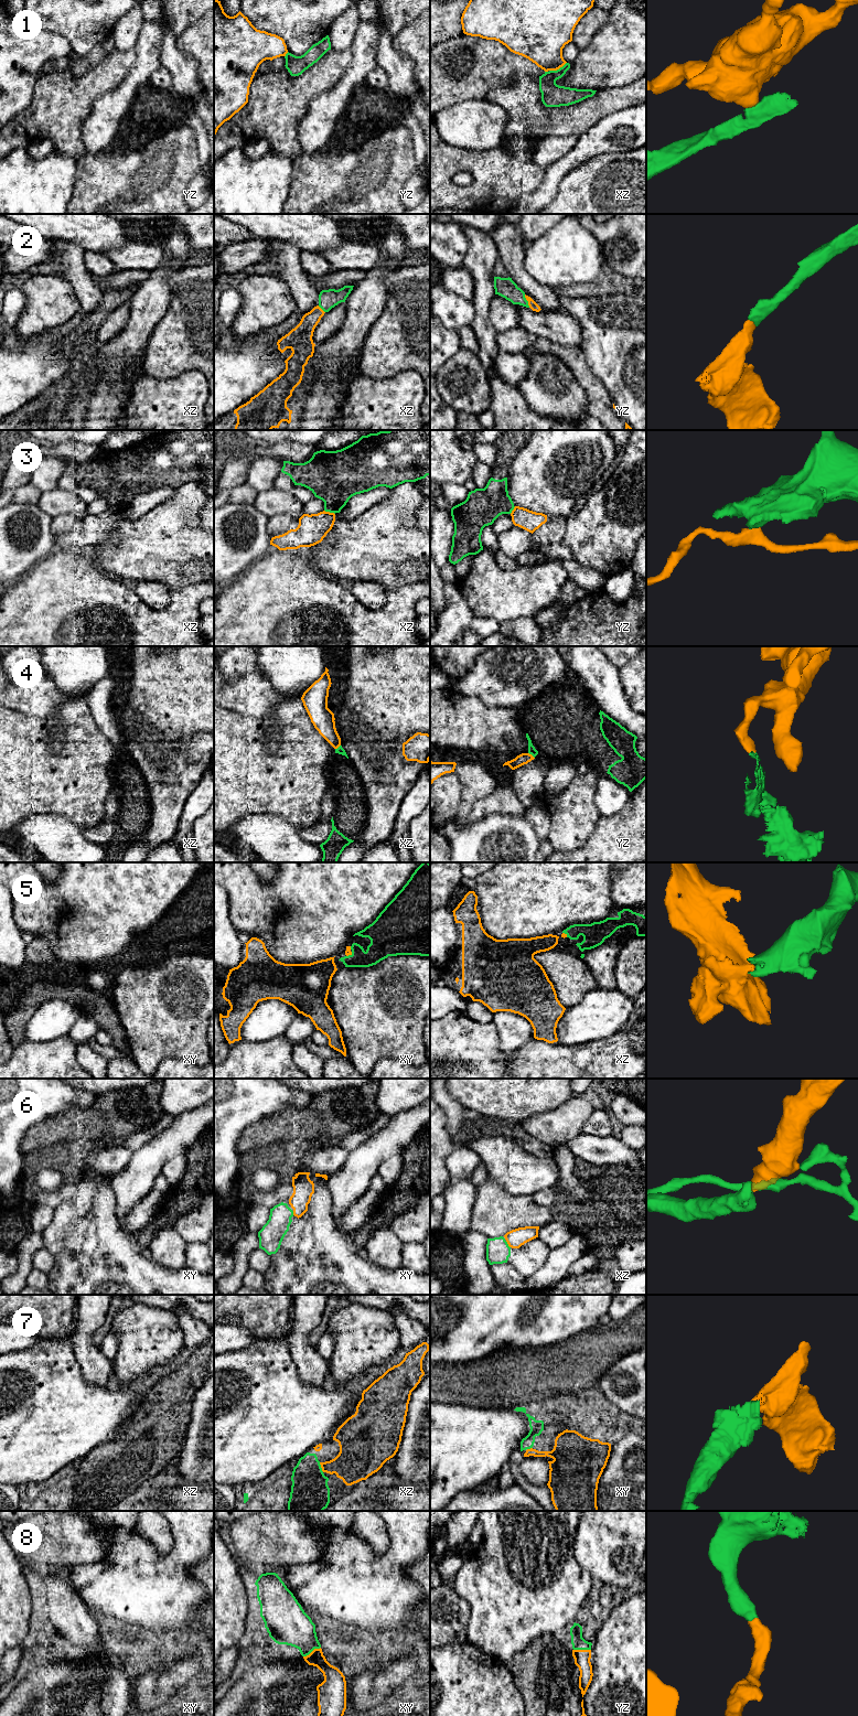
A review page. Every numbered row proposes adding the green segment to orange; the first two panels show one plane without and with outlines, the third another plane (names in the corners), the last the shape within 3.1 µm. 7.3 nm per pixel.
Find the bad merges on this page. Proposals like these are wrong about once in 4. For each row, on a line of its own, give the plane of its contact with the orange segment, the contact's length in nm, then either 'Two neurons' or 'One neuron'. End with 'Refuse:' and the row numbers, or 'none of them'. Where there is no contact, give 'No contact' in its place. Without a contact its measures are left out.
1: Touches orange in xz. Shared border 140 nm. Two neurons
2: Touches orange in yz. Shared border 100 nm. One neuron
3: Touches orange in xz. Shared border 90 nm. Two neurons
4: Touches orange in yz. Shared border 60 nm. Two neurons
5: Touches orange in xy. Shared border 60 nm. One neuron
6: Touches orange in xz. Shared border 70 nm. One neuron
7: Touches orange in xz. Shared border 80 nm. One neuron
8: Touches orange in xy. Shared border 150 nm. One neuron
Refuse: 1, 3, 4

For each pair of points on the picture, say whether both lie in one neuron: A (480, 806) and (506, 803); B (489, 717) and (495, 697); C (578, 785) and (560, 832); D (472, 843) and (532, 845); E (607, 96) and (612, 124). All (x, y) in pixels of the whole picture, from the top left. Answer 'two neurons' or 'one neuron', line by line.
A: one neuron
B: two neurons
C: one neuron
D: one neuron
E: two neurons

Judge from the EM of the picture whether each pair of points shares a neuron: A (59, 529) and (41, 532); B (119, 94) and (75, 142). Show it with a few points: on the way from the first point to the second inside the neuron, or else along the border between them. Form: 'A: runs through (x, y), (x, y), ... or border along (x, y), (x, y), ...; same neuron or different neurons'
A: border along (51, 517), (51, 534), (54, 539); different neurons
B: border along (89, 113), (81, 126), (81, 138), (85, 151); different neurons

